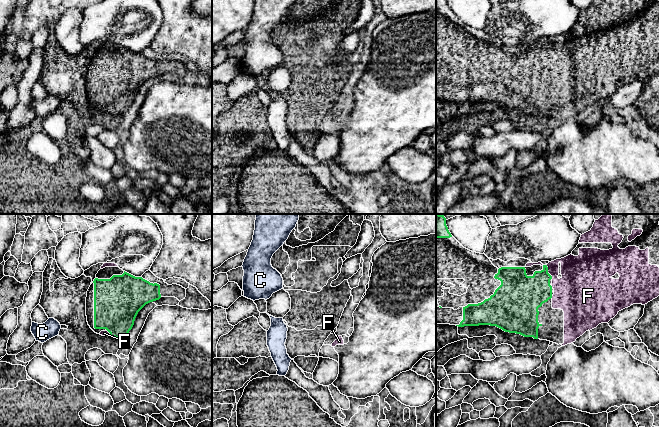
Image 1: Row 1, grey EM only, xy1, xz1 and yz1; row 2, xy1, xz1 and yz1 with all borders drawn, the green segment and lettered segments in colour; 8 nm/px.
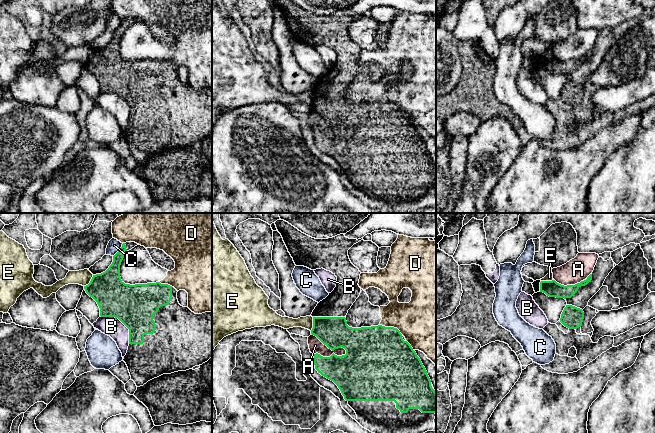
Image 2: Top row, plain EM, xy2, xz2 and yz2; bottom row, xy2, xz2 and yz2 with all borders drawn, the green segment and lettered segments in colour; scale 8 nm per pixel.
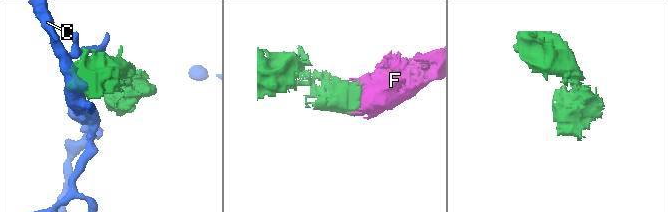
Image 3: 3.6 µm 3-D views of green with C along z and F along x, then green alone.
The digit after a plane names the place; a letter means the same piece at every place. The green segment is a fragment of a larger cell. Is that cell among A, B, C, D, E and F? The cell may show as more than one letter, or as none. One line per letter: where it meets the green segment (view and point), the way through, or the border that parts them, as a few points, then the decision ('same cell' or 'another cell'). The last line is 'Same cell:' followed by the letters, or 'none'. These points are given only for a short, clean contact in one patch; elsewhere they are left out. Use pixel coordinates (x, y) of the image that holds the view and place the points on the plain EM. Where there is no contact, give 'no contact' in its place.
A: contact xz2 (329, 124); another cell
B: contact xy2 (122, 98); border xy2 (101, 92), (116, 93), (128, 105), (129, 119); another cell
C: contact xy2 (119, 26); another cell
D: contact xz2 (391, 103); another cell
E: contact xz2 (313, 100); border xz2 (313, 93), (313, 103), (310, 106); another cell
F: contact yz1 (547, 47); same cell
Same cell: F

